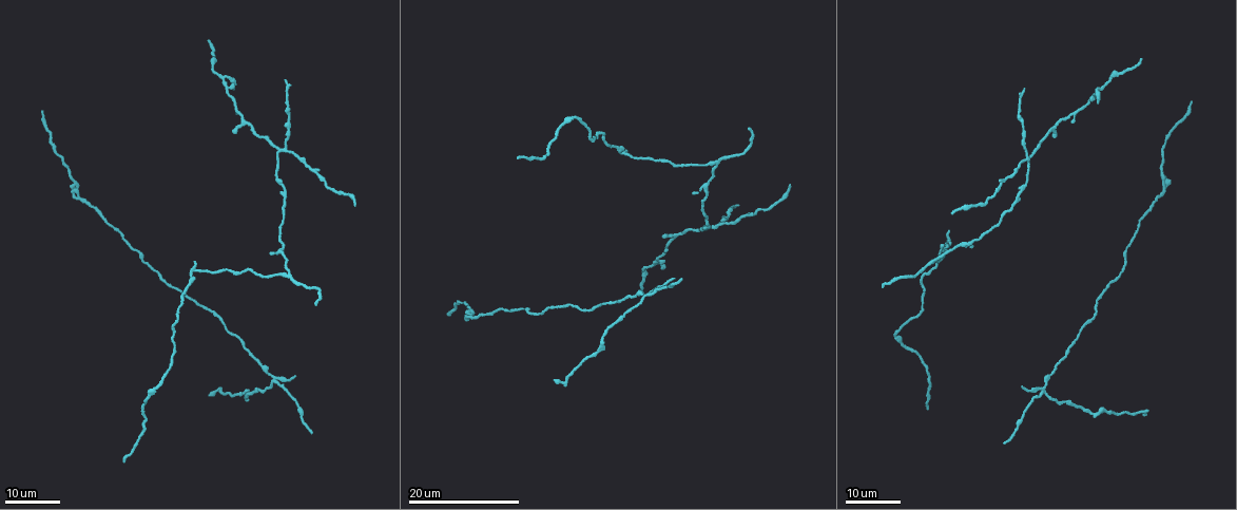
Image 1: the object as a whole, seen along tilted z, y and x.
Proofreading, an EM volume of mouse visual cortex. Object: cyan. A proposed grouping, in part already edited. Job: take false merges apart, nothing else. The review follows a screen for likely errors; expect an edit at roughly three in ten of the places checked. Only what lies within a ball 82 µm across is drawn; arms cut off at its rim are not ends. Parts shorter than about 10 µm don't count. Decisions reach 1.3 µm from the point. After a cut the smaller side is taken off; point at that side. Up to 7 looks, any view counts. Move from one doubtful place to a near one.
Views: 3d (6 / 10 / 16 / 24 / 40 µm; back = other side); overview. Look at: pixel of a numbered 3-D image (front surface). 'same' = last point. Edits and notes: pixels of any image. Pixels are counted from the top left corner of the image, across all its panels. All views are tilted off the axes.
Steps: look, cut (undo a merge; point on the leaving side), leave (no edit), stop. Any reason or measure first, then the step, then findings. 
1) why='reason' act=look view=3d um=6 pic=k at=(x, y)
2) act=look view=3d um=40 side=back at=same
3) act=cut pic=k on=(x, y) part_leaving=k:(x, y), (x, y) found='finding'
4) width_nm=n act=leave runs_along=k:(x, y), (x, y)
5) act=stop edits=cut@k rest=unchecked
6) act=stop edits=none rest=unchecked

why='four arms meet' act=look view=3d um=16 pic=1 at=(279, 152)

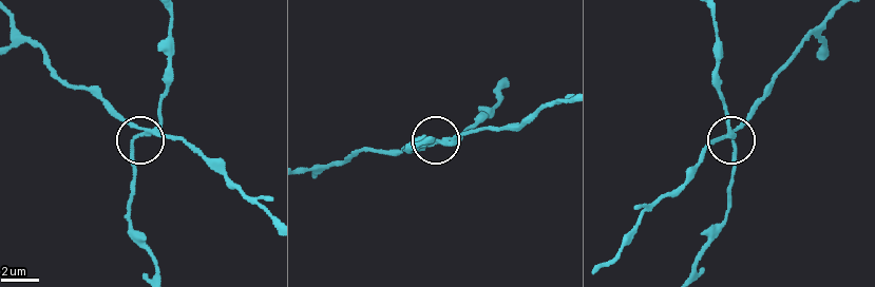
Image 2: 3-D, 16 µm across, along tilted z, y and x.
act=look view=3d um=10 pic=2 at=(144, 131)

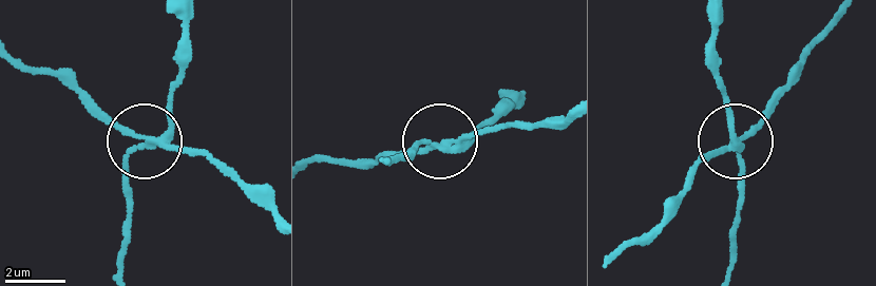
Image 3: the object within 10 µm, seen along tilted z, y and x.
side_arm_um=24 act=leave runs_along=3:(122, 266), (133, 154), (154, 141), (207, 155) found='one neuron here'

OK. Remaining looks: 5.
why='small branch off a trunk' act=look view=3d um=24 pic=1 at=(1042, 387)

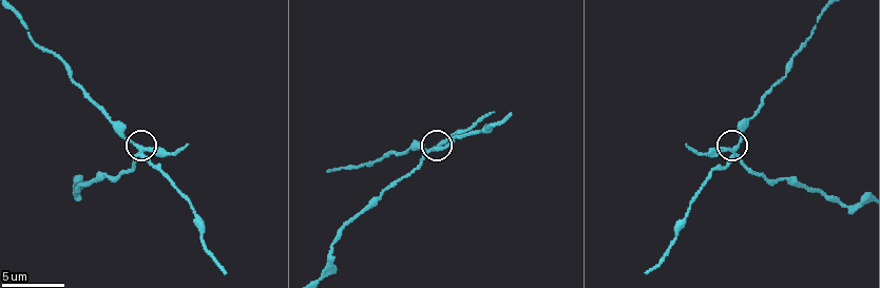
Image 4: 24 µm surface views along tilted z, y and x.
act=look view=3d um=6 pic=4 at=(139, 147)

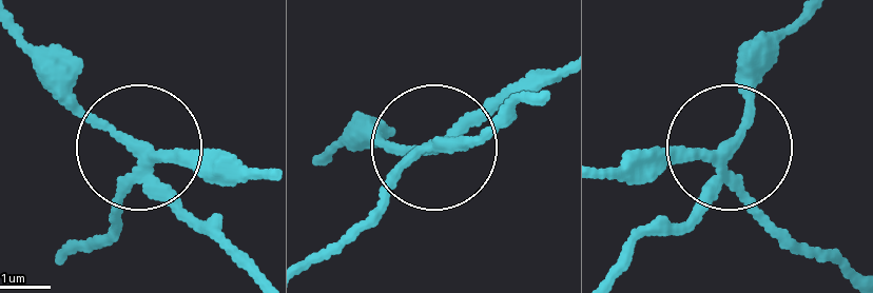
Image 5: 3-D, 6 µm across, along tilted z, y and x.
side_arm_um=28 act=cut pic=5 on=(192, 151) part_leaving=5:(148, 165), (111, 233), (71, 249) found='a second neuron is stuck on'

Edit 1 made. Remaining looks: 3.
act=look view=overview

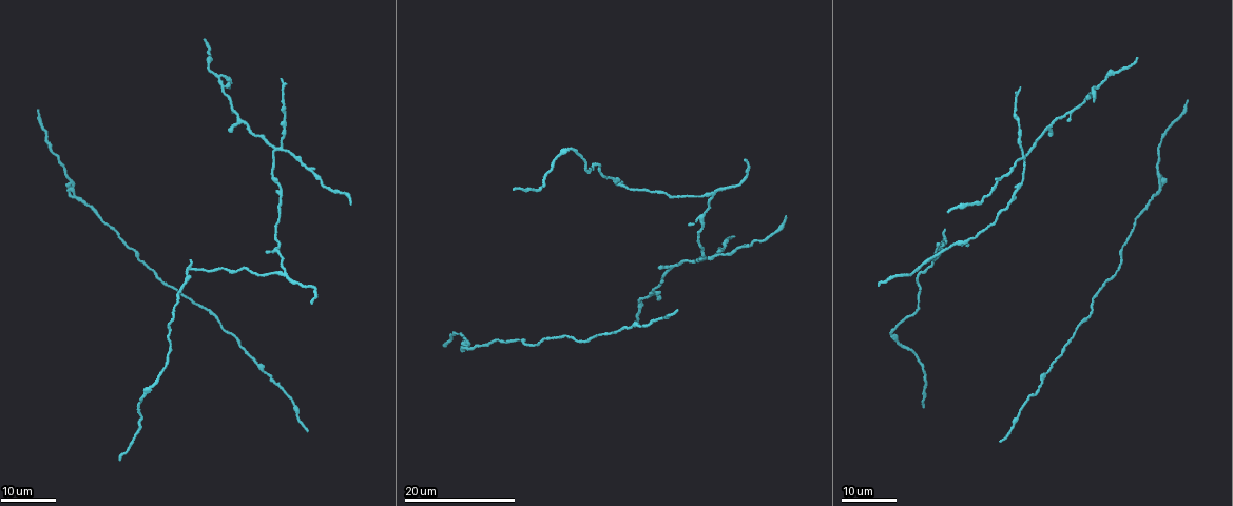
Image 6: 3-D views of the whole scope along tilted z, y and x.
why='three arms meet' act=look view=3d um=24 pic=6 at=(710, 195)

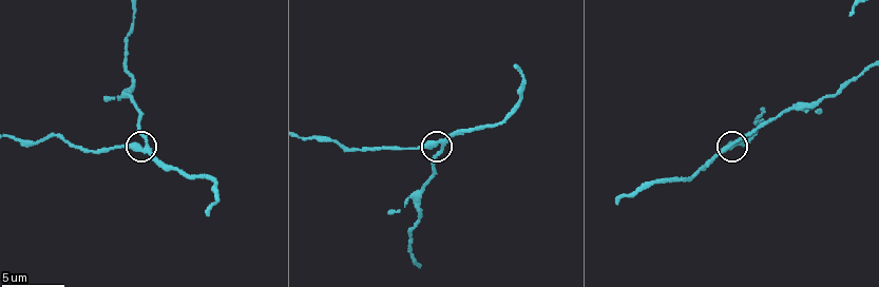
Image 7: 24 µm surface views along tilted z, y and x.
act=look view=3d um=6 pic=7 at=(433, 145)

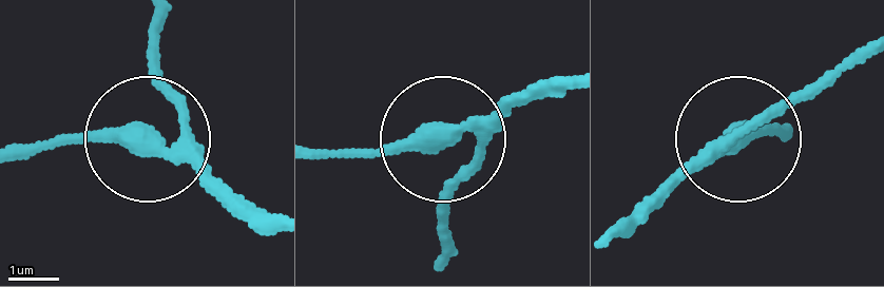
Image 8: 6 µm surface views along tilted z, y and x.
arms=3 act=leave found='all the same neuron'

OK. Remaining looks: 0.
act=stop edits=cut@5 rest=unchecked

